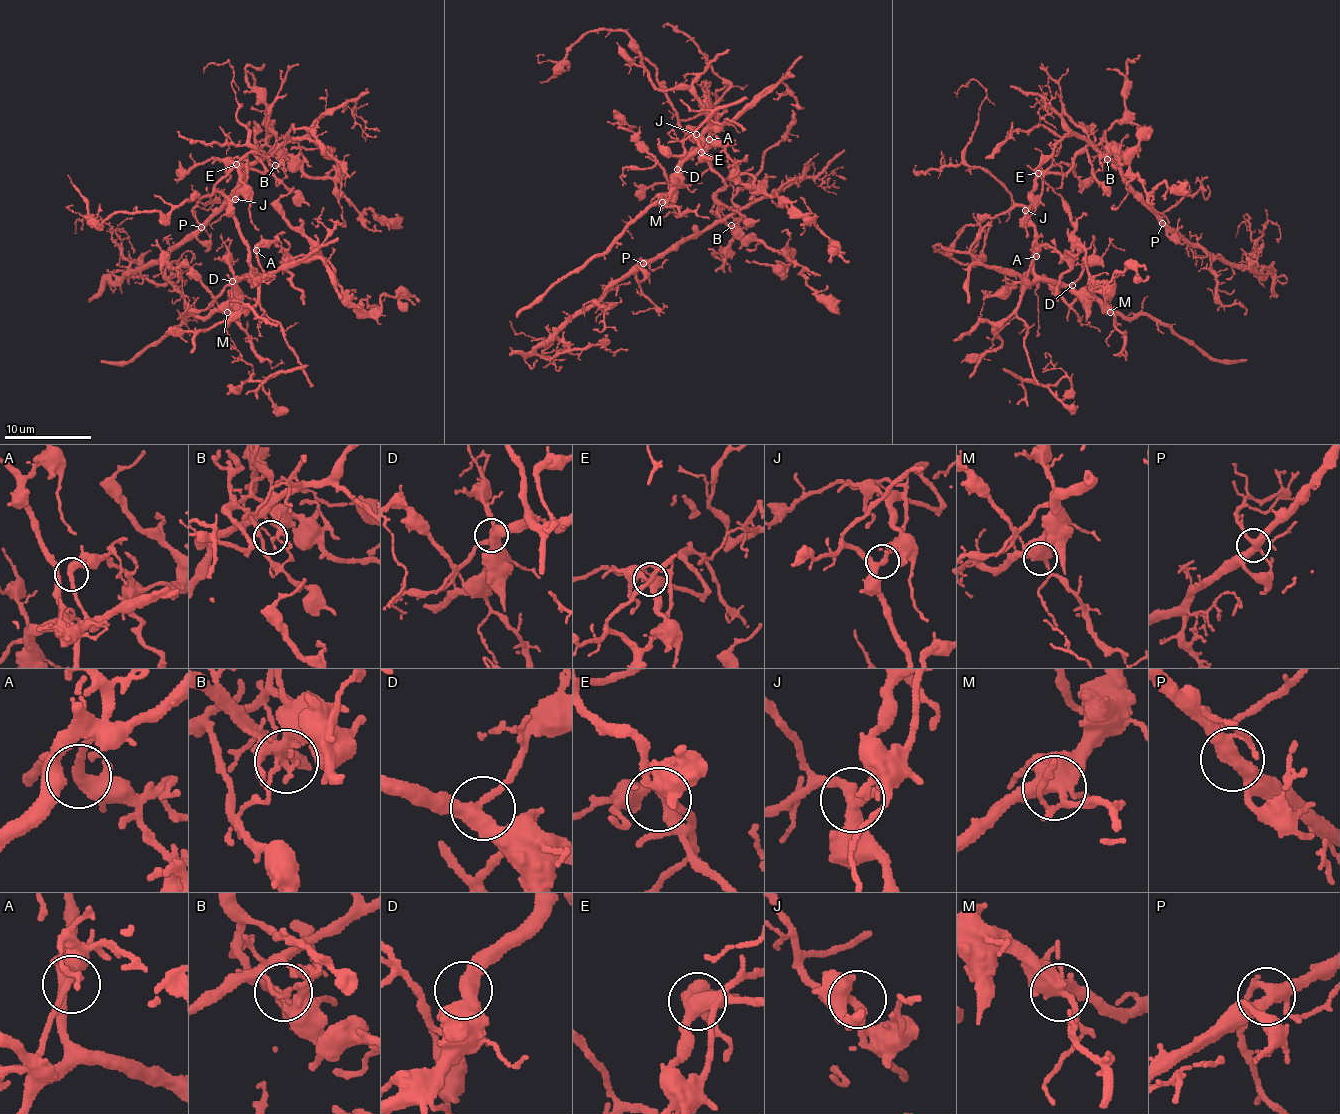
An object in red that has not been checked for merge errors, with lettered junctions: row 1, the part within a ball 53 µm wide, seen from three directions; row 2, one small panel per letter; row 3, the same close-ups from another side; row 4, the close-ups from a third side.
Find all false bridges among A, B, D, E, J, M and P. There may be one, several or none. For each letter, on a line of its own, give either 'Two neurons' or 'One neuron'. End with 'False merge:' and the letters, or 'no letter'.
A: One neuron
B: Two neurons
D: One neuron
E: One neuron
J: One neuron
M: One neuron
P: One neuron
False merge: B

